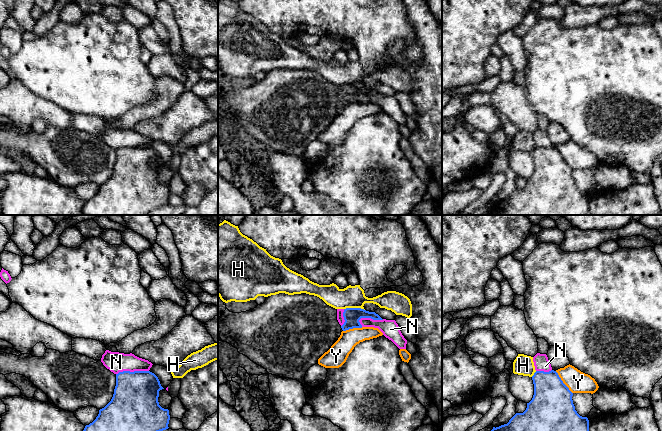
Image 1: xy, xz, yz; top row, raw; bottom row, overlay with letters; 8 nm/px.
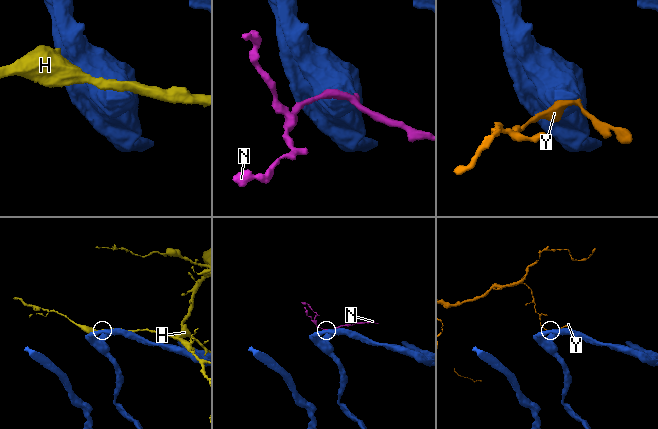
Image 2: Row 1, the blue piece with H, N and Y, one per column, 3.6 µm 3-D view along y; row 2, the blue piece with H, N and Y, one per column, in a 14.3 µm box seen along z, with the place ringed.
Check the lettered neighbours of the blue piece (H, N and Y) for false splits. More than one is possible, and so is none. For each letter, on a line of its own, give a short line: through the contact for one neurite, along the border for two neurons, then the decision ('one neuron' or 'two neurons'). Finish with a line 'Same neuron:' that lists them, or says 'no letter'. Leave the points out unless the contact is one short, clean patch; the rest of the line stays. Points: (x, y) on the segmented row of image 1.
H: two neurons
N: line xy (148, 370), (119, 371), (116, 374); two neurons
Y: line yz (555, 371), (572, 393); two neurons
Same neuron: no letter

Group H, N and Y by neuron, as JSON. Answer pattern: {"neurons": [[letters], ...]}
{"neurons": [["H"], ["N"], ["Y"]]}

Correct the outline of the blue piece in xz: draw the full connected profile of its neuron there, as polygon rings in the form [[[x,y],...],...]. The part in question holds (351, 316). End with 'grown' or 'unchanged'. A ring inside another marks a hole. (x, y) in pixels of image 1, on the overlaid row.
[[[346,308],[343,312],[344,324],[341,326],[343,331],[353,329],[353,328],[362,328],[359,320],[361,318],[371,318],[373,320],[383,320],[375,312],[369,312],[361,308]]]; unchanged

